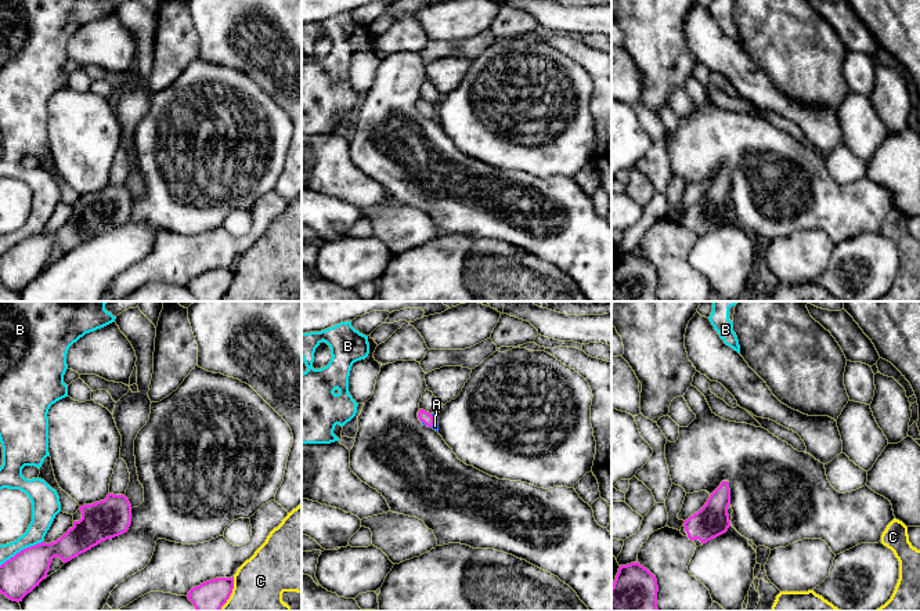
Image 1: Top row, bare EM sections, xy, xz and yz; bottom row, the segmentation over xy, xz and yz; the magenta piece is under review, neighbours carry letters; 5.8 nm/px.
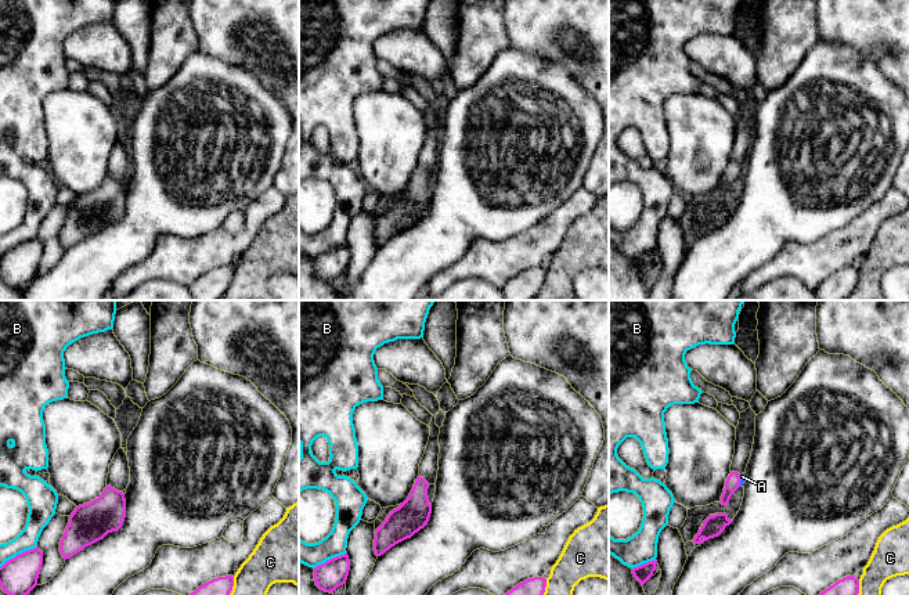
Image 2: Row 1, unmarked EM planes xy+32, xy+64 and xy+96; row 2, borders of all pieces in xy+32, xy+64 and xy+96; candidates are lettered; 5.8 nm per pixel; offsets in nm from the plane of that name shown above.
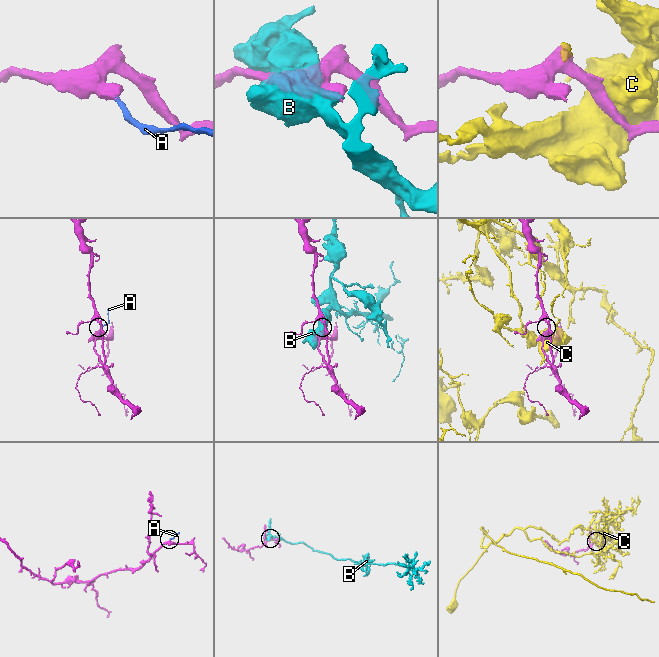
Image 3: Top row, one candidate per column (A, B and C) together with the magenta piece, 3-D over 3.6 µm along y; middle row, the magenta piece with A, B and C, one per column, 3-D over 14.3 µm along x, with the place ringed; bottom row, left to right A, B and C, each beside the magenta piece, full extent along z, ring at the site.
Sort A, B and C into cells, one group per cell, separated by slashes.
A / B / C

